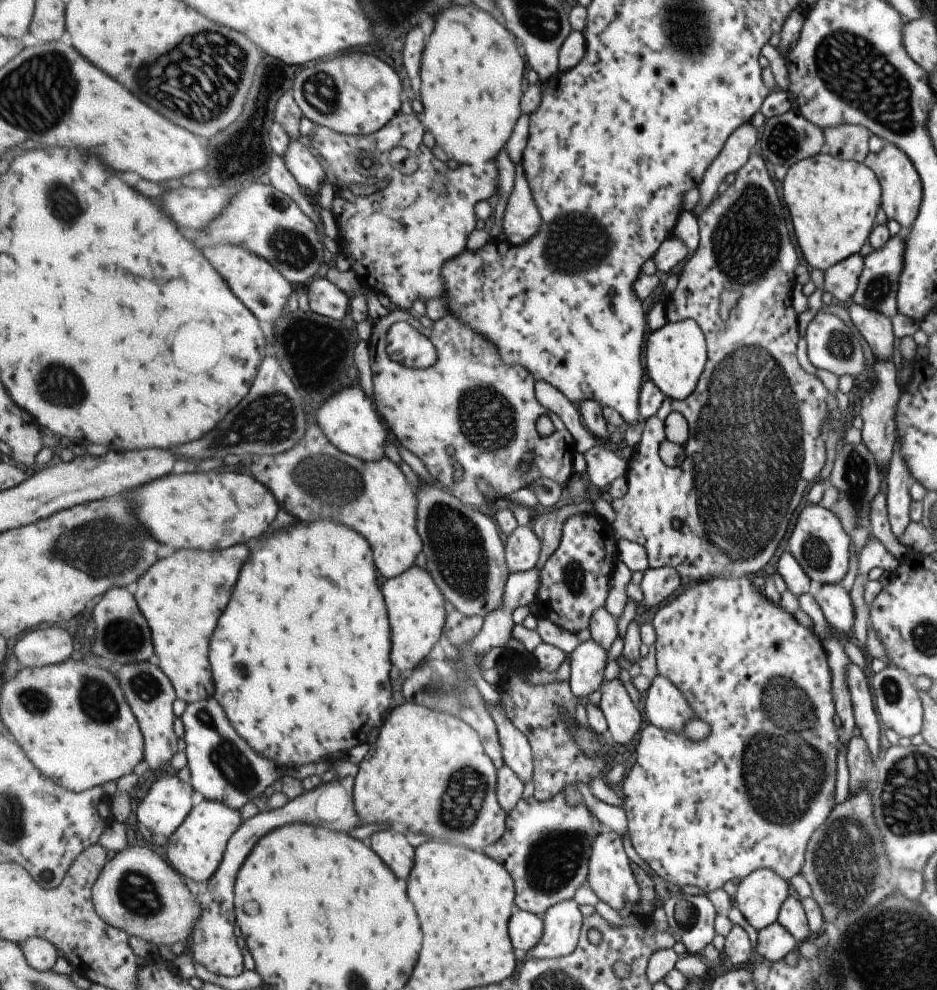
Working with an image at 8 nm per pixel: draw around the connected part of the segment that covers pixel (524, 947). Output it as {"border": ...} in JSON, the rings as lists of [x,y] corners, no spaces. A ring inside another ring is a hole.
{"border":[[[515,910],[510,922],[510,936],[521,956],[531,952],[541,942],[544,930],[544,919],[538,914]]]}

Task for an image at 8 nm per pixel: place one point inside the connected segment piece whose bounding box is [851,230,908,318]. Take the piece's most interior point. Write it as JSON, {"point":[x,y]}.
{"point":[876,289]}

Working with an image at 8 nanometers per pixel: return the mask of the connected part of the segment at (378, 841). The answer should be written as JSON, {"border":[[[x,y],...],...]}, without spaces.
{"border":[[[388,828],[371,836],[371,848],[397,872],[407,878],[416,863],[416,848],[401,832]]]}

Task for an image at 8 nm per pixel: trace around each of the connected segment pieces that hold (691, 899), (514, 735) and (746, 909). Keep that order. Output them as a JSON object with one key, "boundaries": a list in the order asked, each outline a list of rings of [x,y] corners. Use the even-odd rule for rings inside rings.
{"boundaries":[[[[683,891],[663,902],[663,908],[668,929],[689,953],[700,955],[713,942],[718,912],[705,893]]],[[[486,702],[489,714],[497,725],[505,762],[524,782],[532,782],[534,775],[534,754],[528,736],[509,718],[504,702]]],[[[766,868],[753,871],[740,880],[735,892],[737,907],[745,922],[761,931],[777,920],[777,912],[787,896],[784,877]]]]}

